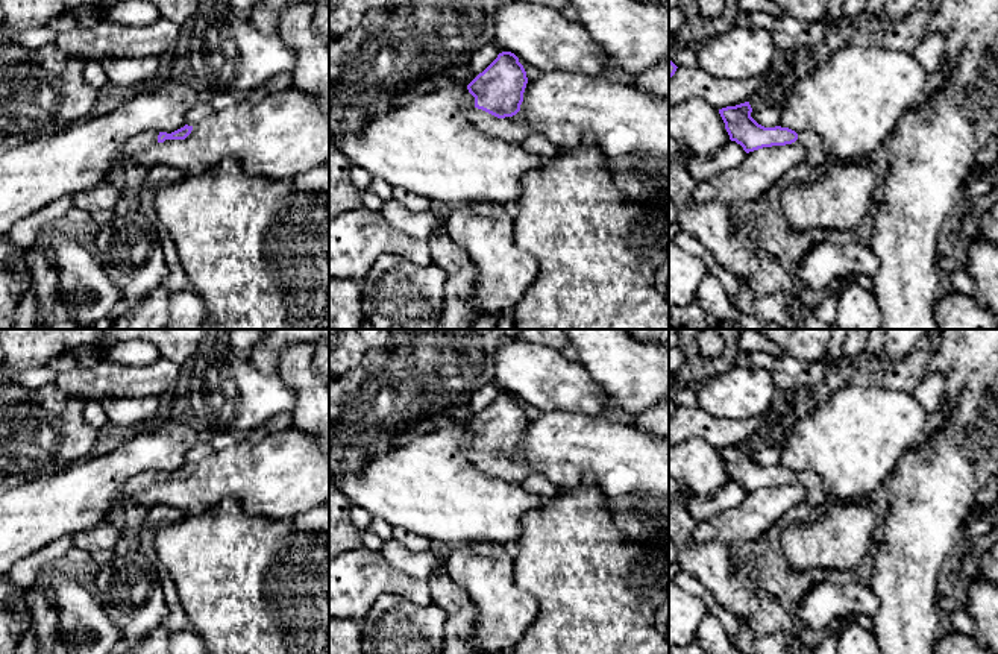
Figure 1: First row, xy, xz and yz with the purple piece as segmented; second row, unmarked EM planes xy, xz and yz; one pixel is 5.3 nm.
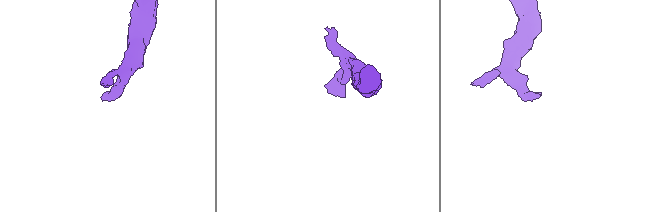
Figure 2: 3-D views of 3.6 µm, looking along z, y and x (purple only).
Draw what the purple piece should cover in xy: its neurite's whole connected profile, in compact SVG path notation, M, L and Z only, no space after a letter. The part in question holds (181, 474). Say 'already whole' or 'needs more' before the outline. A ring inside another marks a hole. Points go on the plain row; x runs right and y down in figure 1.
needs more; M188 464L171 473L147 470L126 483L126 492L118 496L114 508L106 514L106 522L118 531L118 540L114 548L117 557L138 551L143 522L152 508L133 502L130 495L168 479L185 479L191 470L193 466Z

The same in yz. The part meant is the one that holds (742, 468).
needs more; M749 442L719 449L731 481L746 493L772 486L786 486L795 481L805 487L805 502L813 508L824 505L828 495L821 478L811 470L795 472L789 467L764 467L751 457Z

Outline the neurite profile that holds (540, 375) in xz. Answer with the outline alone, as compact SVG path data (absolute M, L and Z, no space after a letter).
M517 335L502 340L494 358L494 381L541 413L561 411L601 417L611 404L608 393L593 381L579 361L566 358L558 349L534 344Z

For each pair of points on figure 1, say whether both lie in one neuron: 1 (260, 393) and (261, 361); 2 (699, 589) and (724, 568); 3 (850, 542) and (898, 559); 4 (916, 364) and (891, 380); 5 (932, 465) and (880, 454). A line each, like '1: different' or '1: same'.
1: different
2: different
3: different
4: same
5: different

